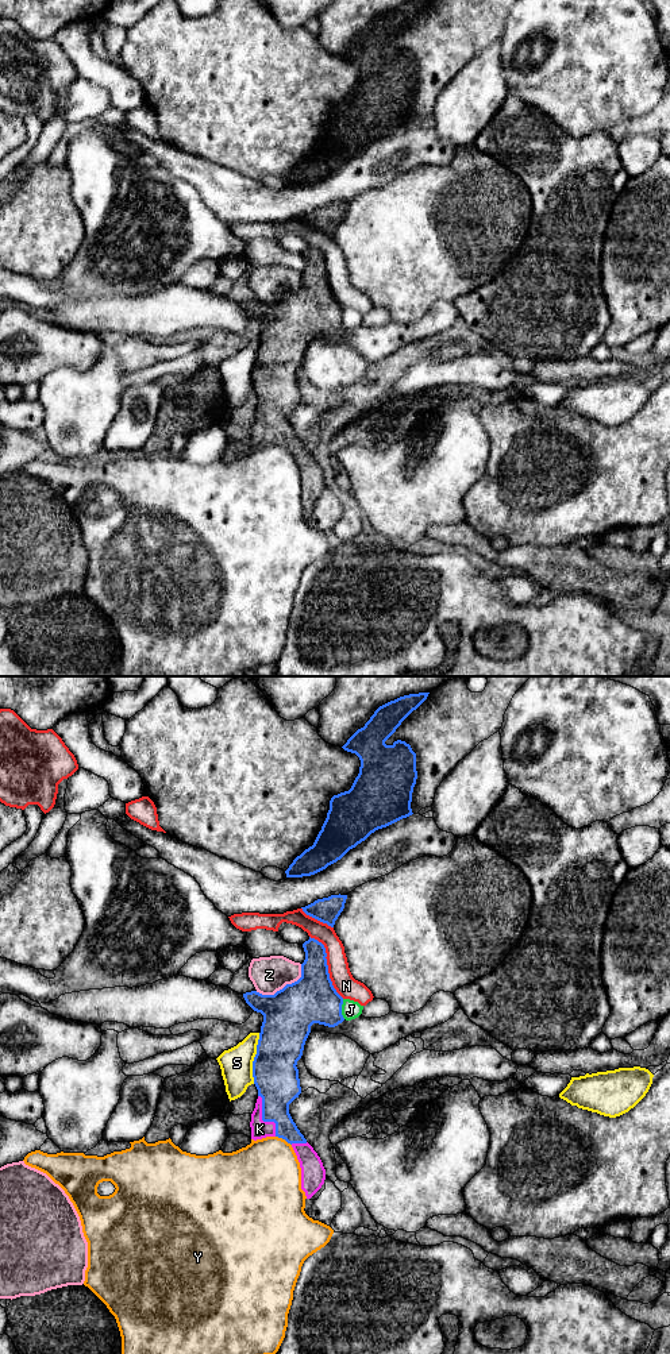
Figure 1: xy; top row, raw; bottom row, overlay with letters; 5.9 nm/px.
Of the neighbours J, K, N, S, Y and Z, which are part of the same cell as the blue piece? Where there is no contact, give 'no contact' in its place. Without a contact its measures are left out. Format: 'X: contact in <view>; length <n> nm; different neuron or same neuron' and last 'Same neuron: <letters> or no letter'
J: contact in xy; length 120 nm; different neuron
K: contact in xy; length 260 nm; same neuron
N: contact in xy; length 420 nm; different neuron
S: contact in xy; length 300 nm; different neuron
Y: contact in xy; length 110 nm; different neuron
Z: contact in xy; length 320 nm; different neuron
Same neuron: K

